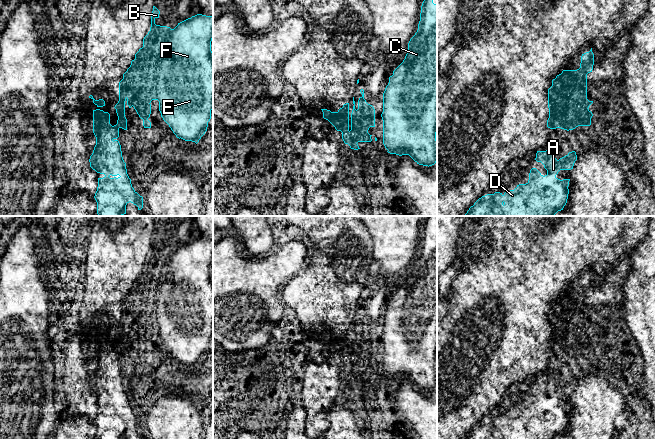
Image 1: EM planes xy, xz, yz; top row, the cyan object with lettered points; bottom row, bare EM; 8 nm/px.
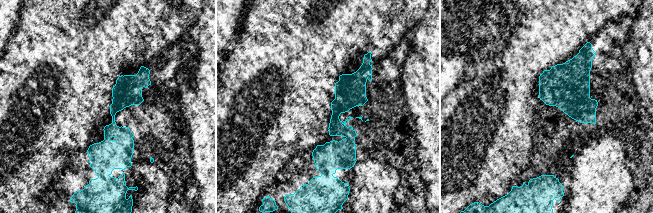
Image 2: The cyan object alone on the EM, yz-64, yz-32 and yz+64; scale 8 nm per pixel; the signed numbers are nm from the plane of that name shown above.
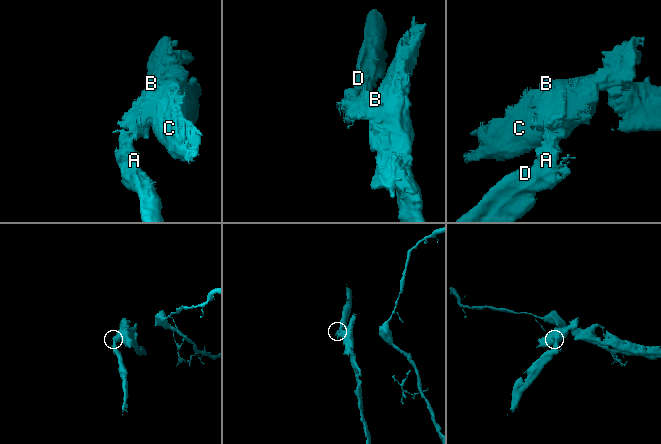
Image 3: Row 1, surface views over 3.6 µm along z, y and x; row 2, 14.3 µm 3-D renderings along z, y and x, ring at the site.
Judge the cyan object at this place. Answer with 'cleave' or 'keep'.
cleave

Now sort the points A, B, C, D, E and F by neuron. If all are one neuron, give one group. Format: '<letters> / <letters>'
A D / B C E F

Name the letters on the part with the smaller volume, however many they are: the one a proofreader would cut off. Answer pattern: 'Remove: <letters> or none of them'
Remove: A, D

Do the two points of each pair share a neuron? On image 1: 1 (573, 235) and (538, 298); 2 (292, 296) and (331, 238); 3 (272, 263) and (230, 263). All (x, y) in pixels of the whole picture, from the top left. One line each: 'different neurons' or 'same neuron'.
1: same neuron
2: same neuron
3: same neuron

